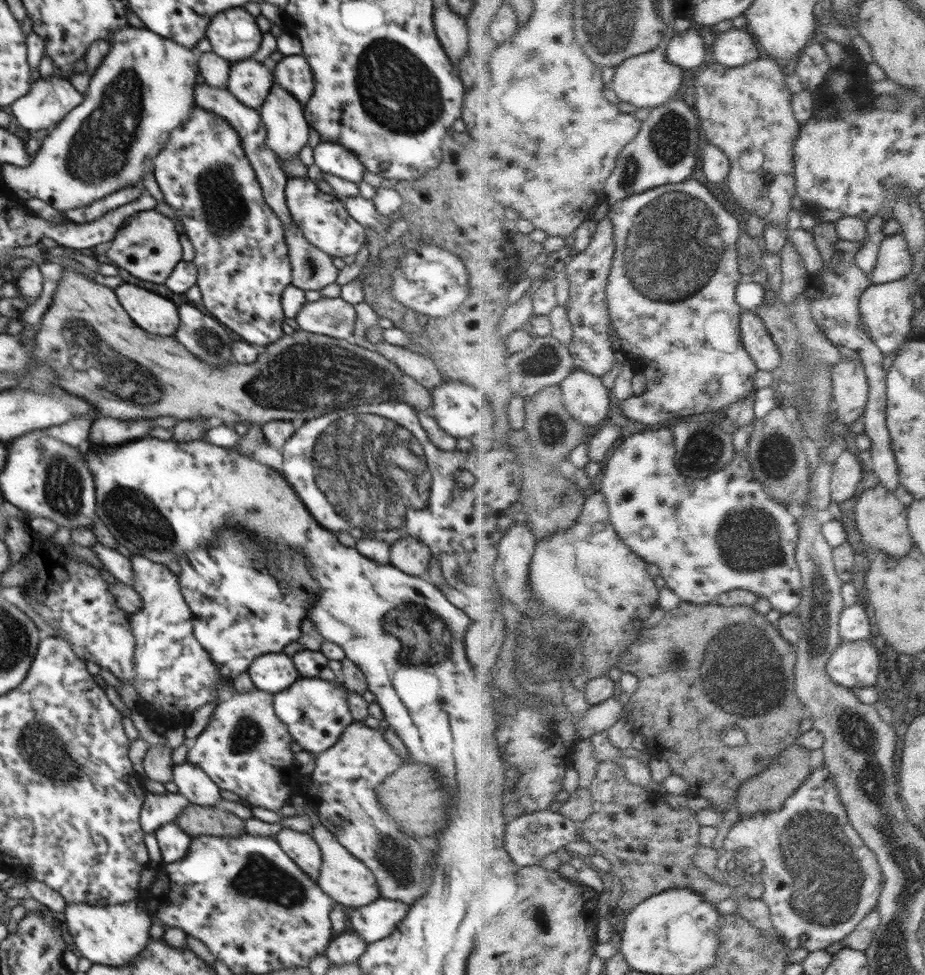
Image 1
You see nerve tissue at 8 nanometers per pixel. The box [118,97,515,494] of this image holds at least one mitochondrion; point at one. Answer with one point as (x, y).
(305, 375)

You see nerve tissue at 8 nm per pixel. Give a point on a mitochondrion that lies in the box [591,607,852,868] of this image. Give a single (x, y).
(742, 663)

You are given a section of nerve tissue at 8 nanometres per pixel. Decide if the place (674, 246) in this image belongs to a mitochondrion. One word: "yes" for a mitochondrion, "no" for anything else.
yes

